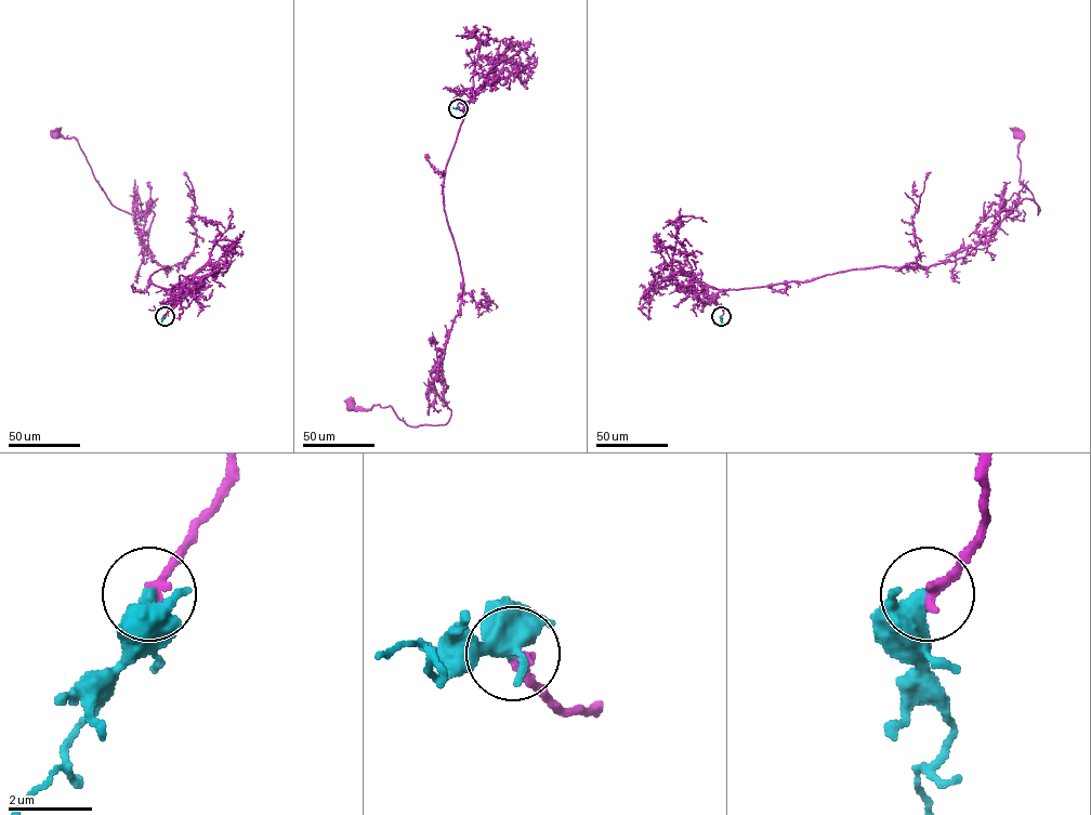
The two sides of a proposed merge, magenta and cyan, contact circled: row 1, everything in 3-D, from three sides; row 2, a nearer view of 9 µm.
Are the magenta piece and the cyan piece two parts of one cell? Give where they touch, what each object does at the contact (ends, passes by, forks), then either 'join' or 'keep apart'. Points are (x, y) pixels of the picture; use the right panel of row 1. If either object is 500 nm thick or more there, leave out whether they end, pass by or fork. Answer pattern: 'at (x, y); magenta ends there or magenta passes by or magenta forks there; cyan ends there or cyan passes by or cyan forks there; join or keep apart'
at (721, 316); magenta ends there; cyan passes by; join

